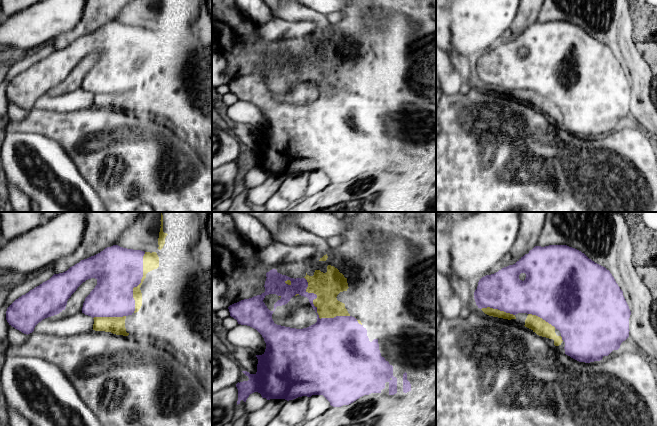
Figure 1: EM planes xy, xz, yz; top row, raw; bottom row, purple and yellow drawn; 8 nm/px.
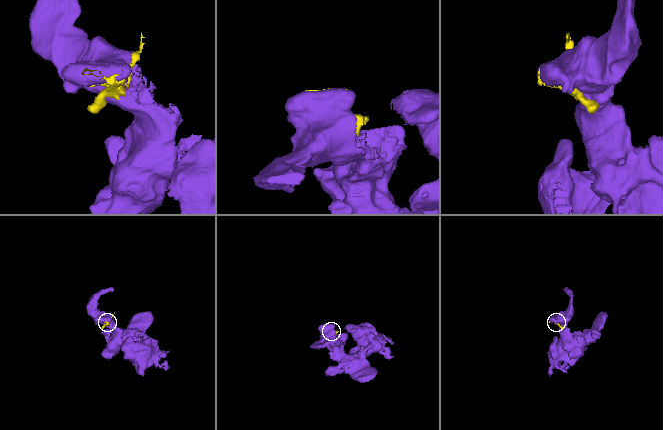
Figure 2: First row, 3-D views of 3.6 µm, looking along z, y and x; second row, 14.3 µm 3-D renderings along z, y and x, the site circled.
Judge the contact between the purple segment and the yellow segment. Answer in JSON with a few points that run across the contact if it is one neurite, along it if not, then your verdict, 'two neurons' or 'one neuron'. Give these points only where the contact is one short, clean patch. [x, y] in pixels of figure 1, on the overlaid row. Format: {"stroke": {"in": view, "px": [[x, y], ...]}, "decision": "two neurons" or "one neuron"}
{"decision": "two neurons"}

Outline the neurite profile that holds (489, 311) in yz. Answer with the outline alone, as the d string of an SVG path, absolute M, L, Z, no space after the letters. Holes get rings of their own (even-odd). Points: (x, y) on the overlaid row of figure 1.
M487 307L487 308L482 308L481 310L489 316L508 319L508 320L516 319L515 315L506 313L504 311L500 311L498 309L493 309L493 308Z

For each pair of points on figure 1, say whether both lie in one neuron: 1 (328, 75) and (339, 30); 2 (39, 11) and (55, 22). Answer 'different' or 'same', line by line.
1: different
2: same

